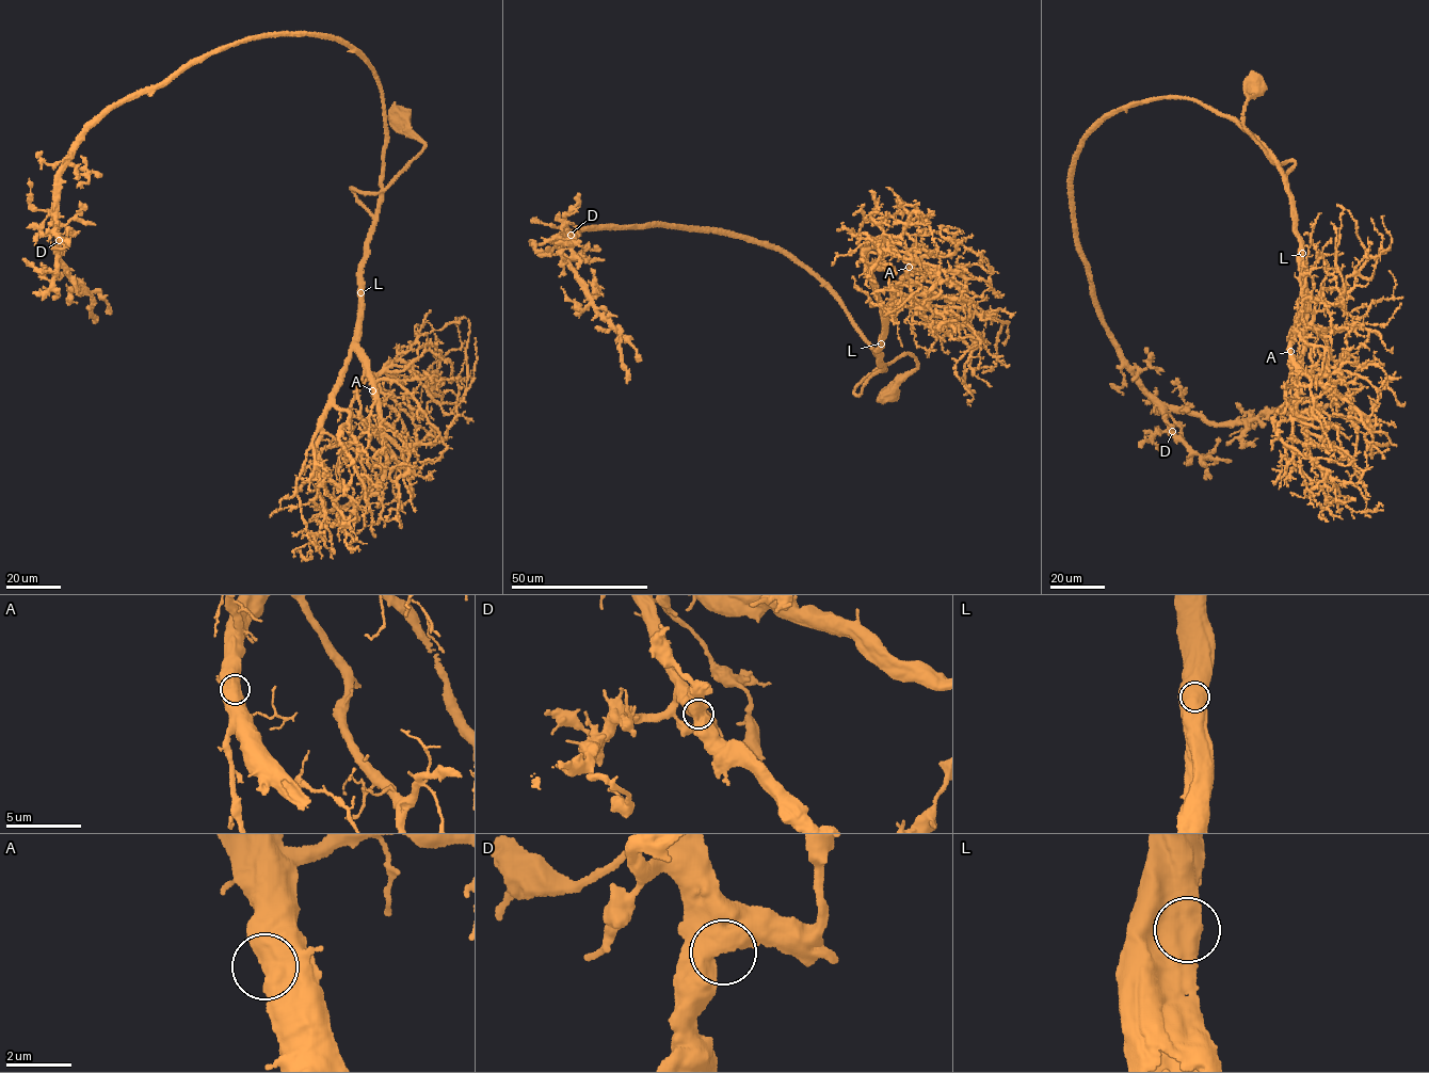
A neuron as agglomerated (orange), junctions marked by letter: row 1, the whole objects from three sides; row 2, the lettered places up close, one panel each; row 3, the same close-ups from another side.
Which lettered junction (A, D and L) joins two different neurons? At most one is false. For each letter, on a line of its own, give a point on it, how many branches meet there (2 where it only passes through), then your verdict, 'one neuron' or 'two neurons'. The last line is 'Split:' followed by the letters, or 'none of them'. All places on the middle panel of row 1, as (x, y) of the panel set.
A: place (909, 267); branches 1; one neuron
D: place (571, 235); branches 1; one neuron
L: place (881, 343); branches 1; one neuron
Split: none of them

